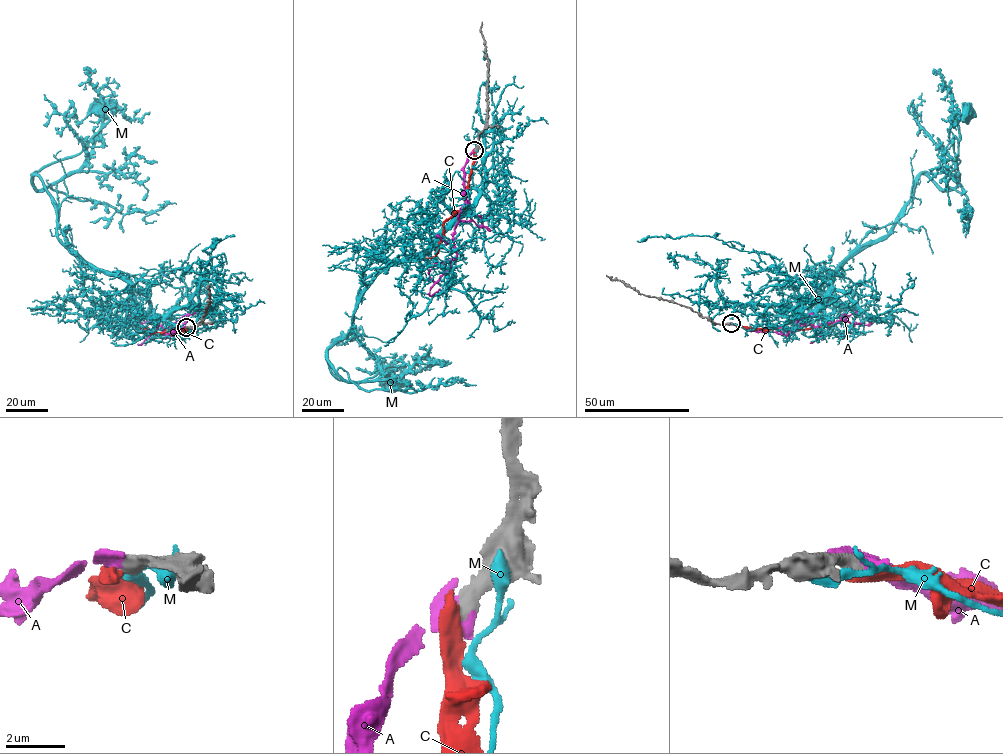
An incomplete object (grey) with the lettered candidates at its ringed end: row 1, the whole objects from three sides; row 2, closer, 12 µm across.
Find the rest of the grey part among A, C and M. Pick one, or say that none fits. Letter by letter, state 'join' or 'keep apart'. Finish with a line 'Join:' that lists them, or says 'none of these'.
A: join
C: keep apart
M: keep apart
Join: A

